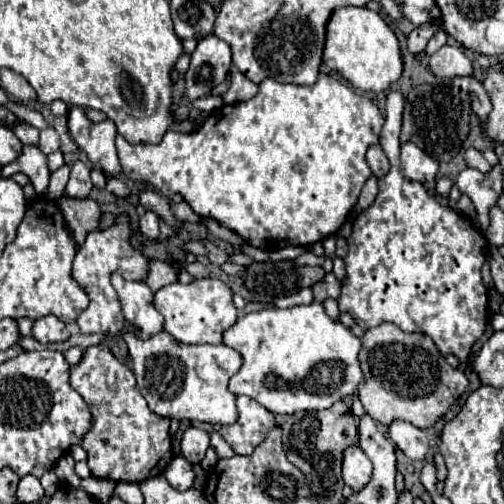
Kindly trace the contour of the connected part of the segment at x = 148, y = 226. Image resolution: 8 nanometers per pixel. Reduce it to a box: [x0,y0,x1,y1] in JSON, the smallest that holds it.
[140,213,160,237]

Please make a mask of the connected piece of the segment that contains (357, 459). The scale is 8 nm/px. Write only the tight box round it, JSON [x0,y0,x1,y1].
[342,447,372,491]

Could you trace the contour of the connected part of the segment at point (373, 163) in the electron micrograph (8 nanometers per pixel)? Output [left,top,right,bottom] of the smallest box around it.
[366,145,390,179]

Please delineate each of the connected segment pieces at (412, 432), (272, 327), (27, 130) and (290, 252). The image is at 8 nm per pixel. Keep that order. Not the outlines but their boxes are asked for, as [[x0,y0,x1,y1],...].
[[388,421,428,459],[222,303,364,415],[10,123,38,145],[269,246,304,262]]

